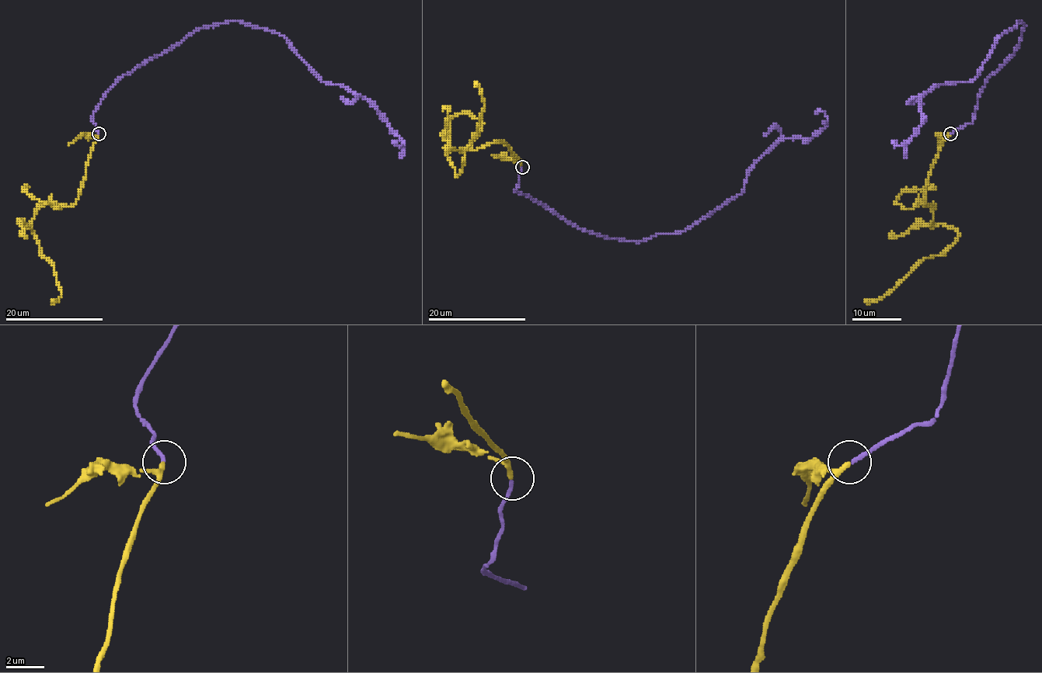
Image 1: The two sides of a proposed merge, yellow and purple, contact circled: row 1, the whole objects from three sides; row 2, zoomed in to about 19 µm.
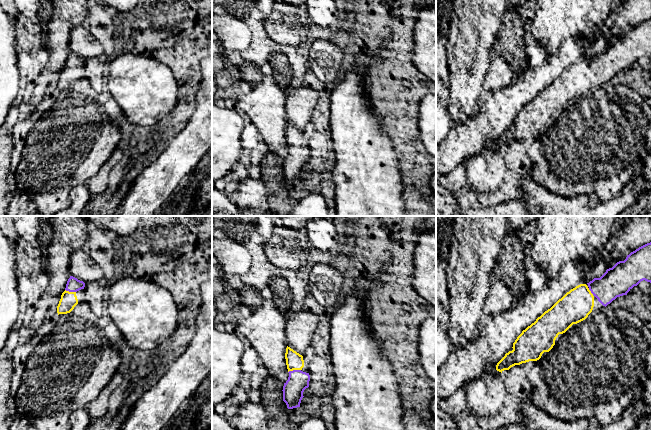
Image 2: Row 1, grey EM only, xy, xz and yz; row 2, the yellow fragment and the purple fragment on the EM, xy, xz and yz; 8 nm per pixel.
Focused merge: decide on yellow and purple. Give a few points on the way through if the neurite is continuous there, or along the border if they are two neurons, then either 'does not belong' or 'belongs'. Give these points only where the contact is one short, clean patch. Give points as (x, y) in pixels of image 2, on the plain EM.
runs through xz (294, 137), (294, 145), (298, 157); belongs

